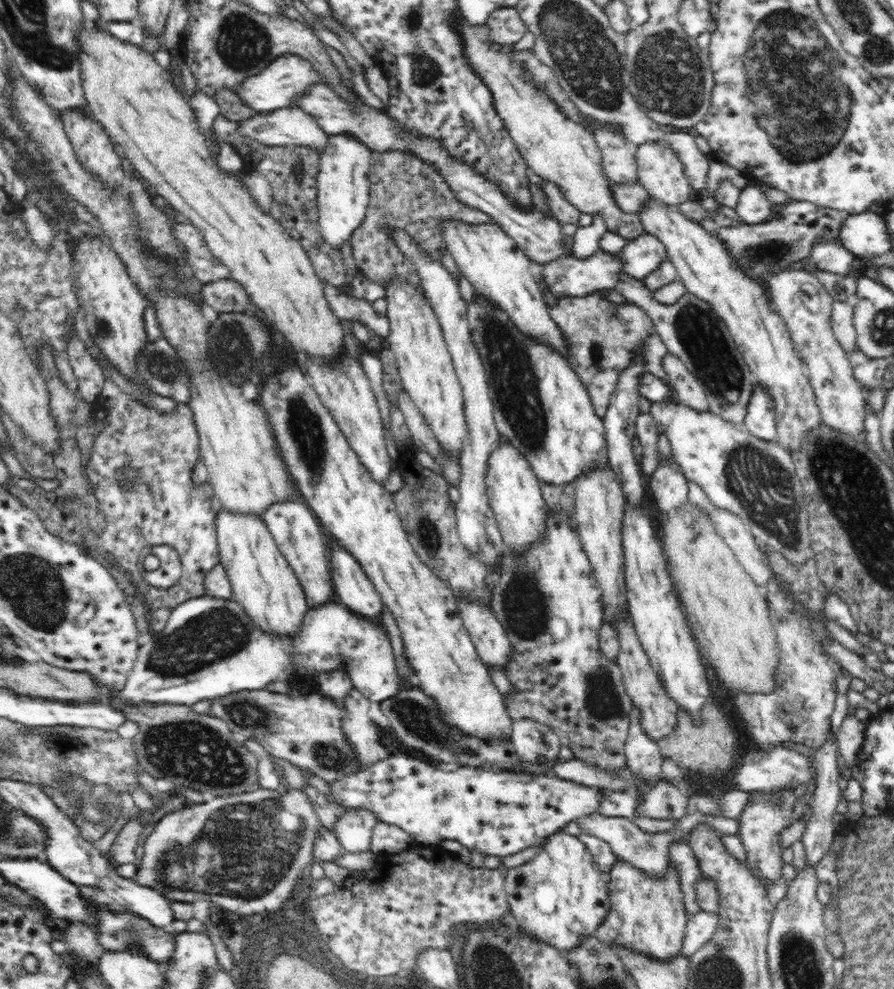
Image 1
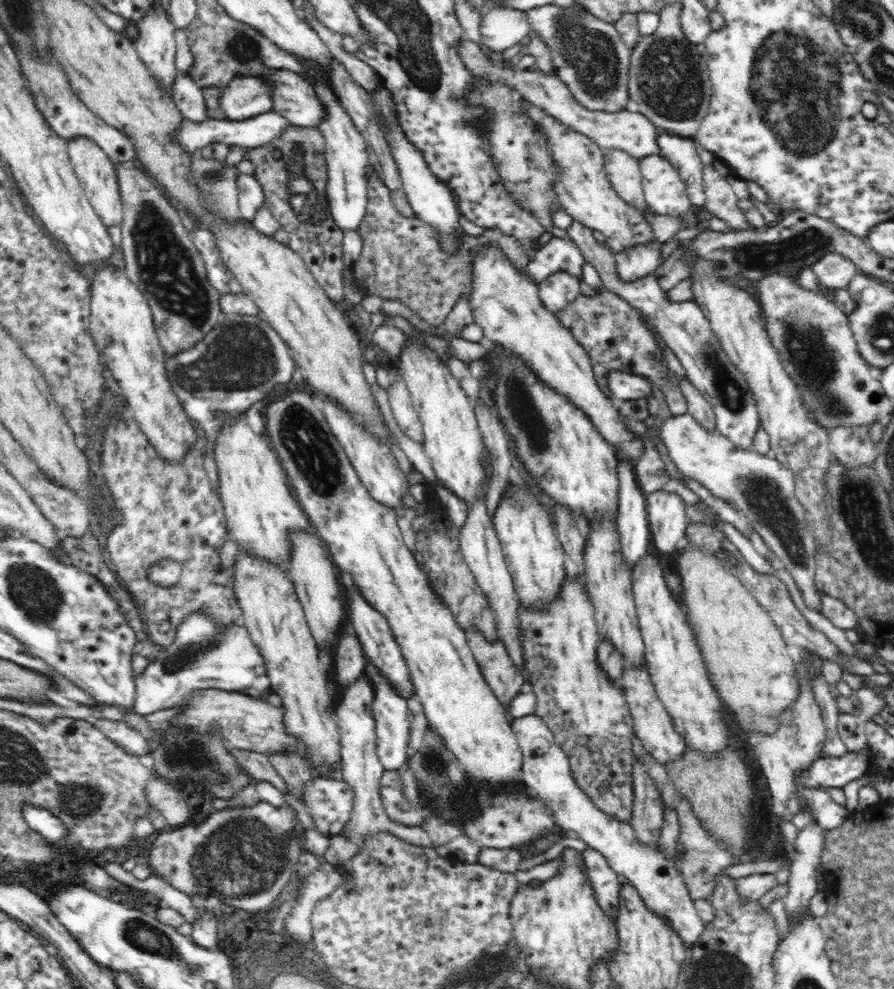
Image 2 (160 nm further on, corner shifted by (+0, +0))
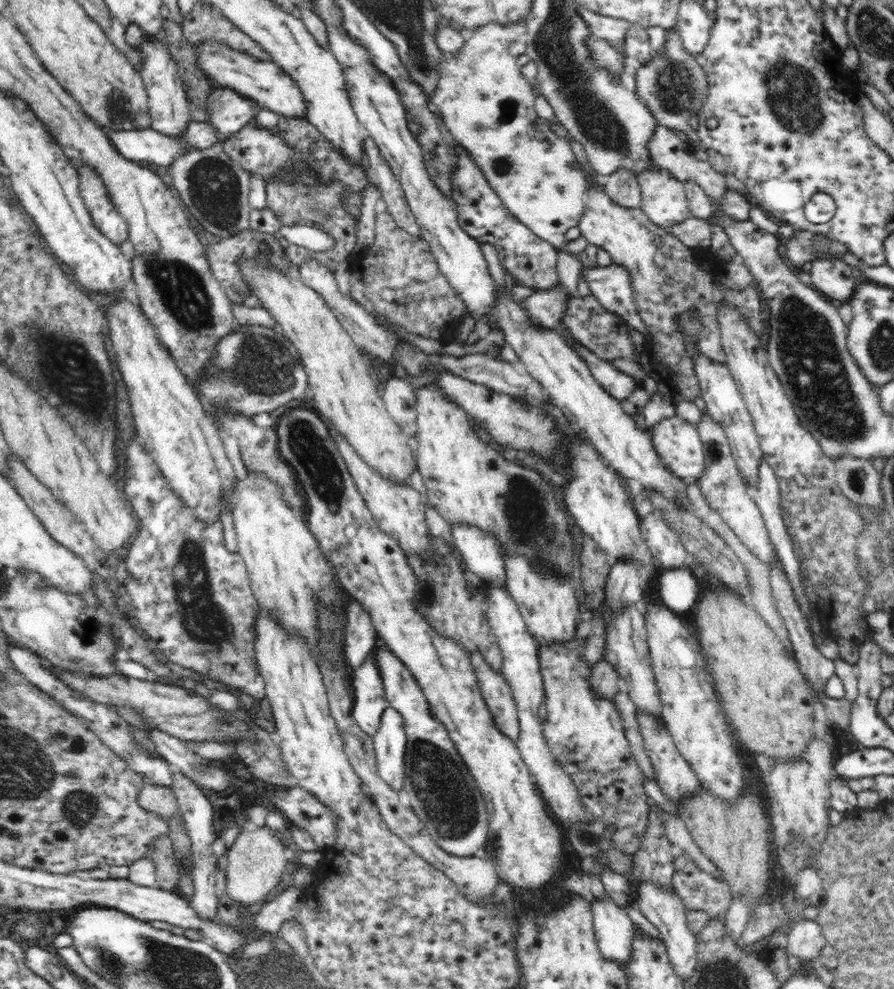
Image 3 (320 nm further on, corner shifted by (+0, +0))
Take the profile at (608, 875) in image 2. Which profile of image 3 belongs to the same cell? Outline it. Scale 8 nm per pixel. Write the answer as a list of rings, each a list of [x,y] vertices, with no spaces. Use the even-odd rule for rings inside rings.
[[[590,897],[590,901],[598,948],[604,960],[617,962],[624,969],[632,956],[636,925],[626,914],[627,907],[616,905],[610,898],[602,901]]]

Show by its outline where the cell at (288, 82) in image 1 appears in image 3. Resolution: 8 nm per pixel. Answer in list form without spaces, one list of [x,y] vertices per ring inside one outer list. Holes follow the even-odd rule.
[[[214,88],[207,98],[206,122],[214,128],[221,143],[252,121],[260,107],[252,98],[246,98],[229,88]]]

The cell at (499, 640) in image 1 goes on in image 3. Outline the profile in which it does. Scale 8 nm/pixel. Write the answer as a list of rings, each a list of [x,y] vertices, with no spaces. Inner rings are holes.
[[[472,652],[470,656],[477,676],[477,684],[483,700],[492,713],[496,729],[516,743],[520,735],[520,728],[517,706],[510,685],[502,673],[492,670],[479,652]]]

